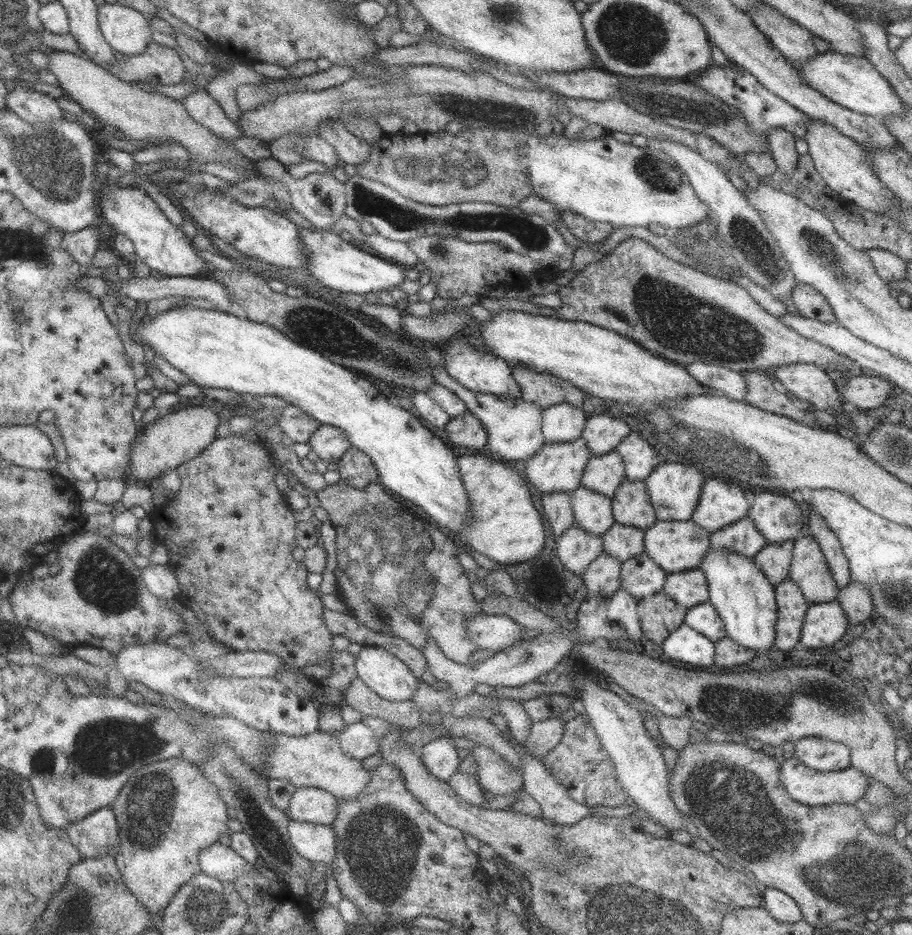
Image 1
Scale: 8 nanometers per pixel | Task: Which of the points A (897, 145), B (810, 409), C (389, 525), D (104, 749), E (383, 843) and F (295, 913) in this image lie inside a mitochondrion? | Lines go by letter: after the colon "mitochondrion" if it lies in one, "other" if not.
A: other
B: other
C: mitochondrion
D: mitochondrion
E: mitochondrion
F: other

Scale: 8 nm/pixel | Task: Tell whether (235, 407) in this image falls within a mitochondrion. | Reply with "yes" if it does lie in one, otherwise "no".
no

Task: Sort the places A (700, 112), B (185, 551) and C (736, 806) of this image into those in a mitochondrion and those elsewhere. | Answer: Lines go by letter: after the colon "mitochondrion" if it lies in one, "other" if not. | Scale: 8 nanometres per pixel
A: mitochondrion
B: mitochondrion
C: mitochondrion

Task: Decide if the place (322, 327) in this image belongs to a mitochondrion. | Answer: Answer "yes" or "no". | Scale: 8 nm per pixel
yes

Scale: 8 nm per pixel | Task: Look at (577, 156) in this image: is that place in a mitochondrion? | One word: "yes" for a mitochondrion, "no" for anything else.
no

